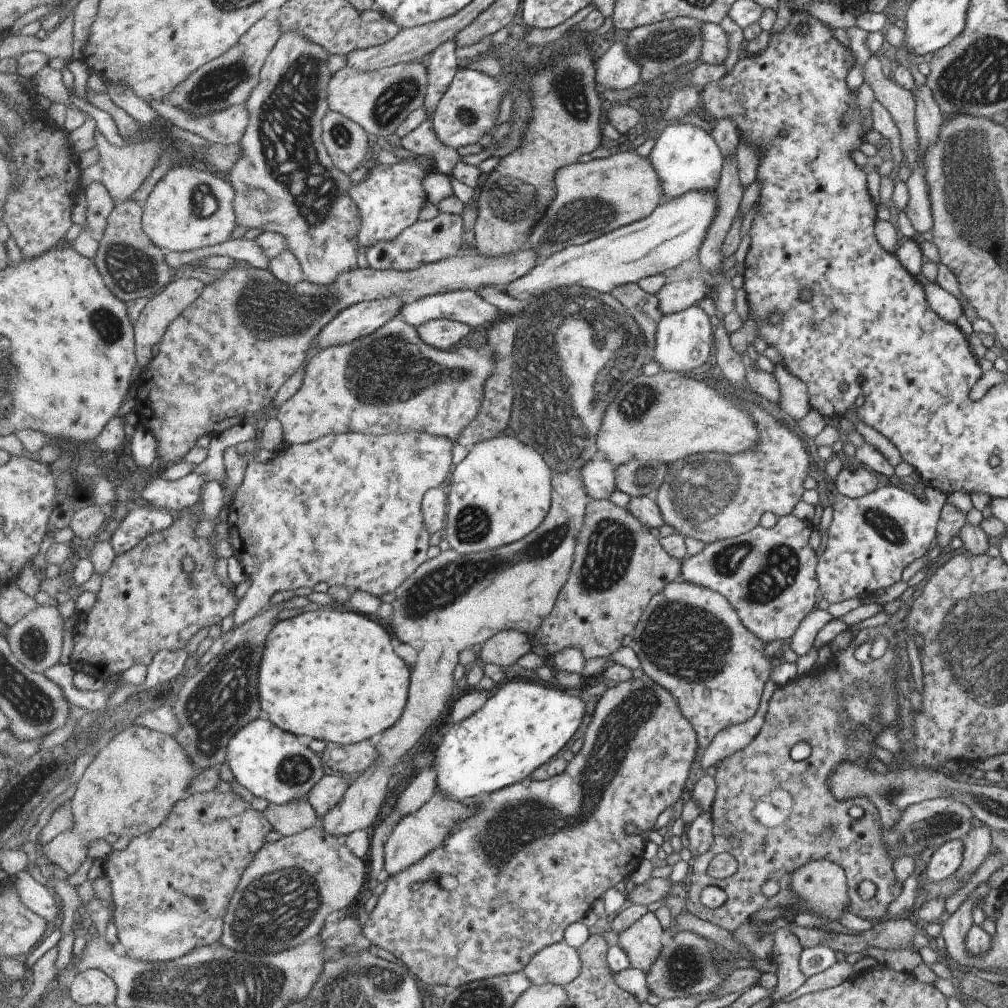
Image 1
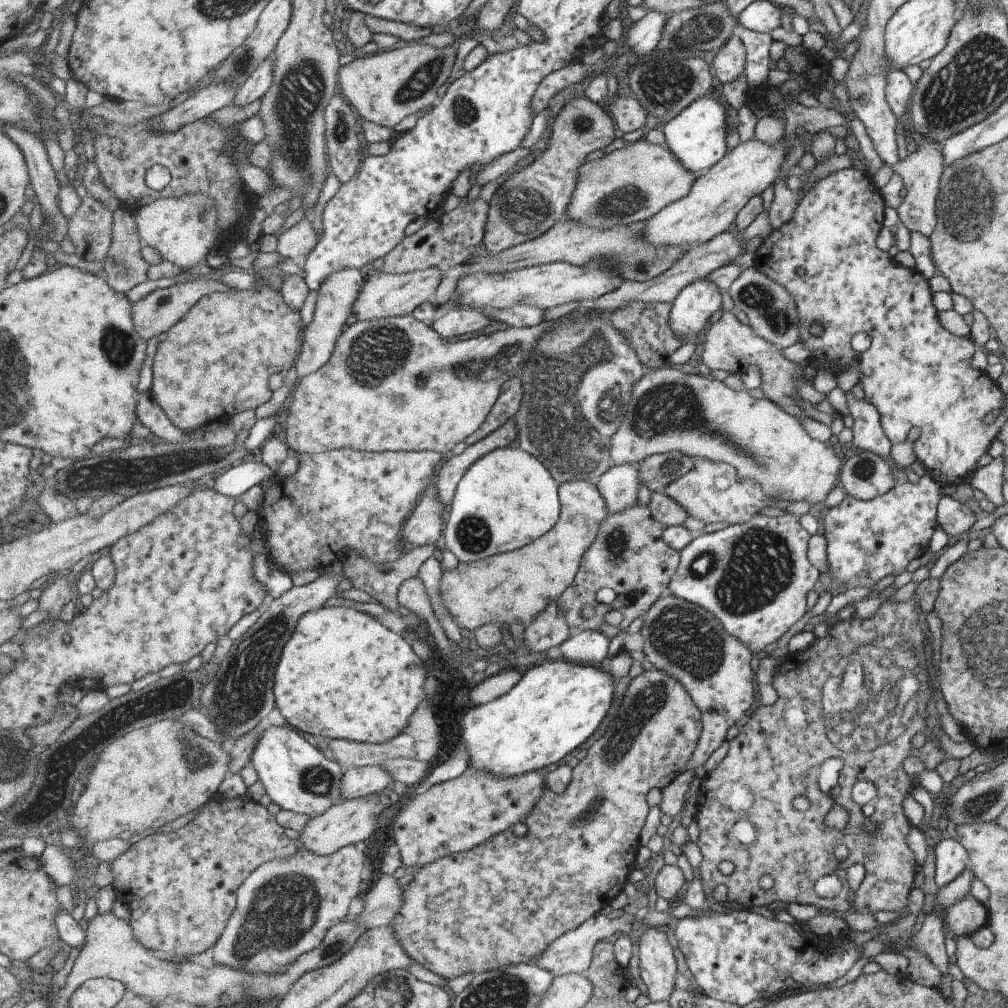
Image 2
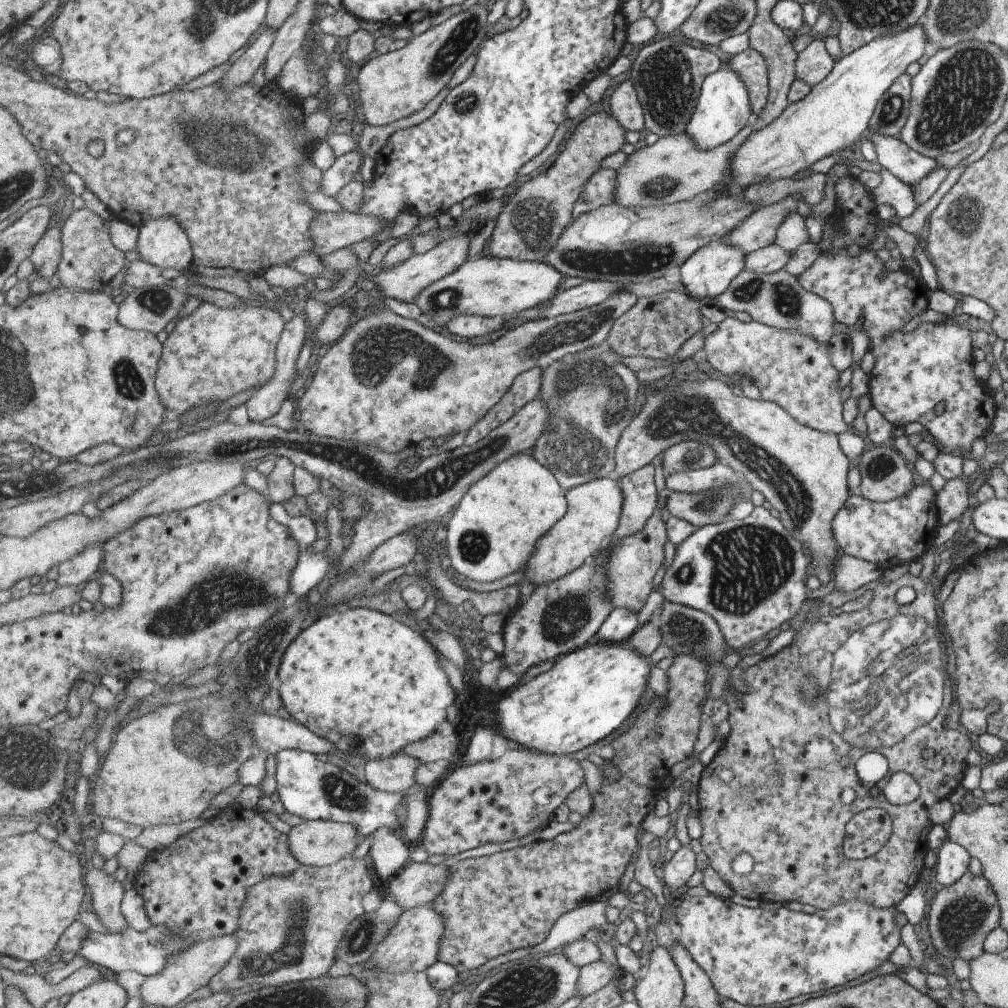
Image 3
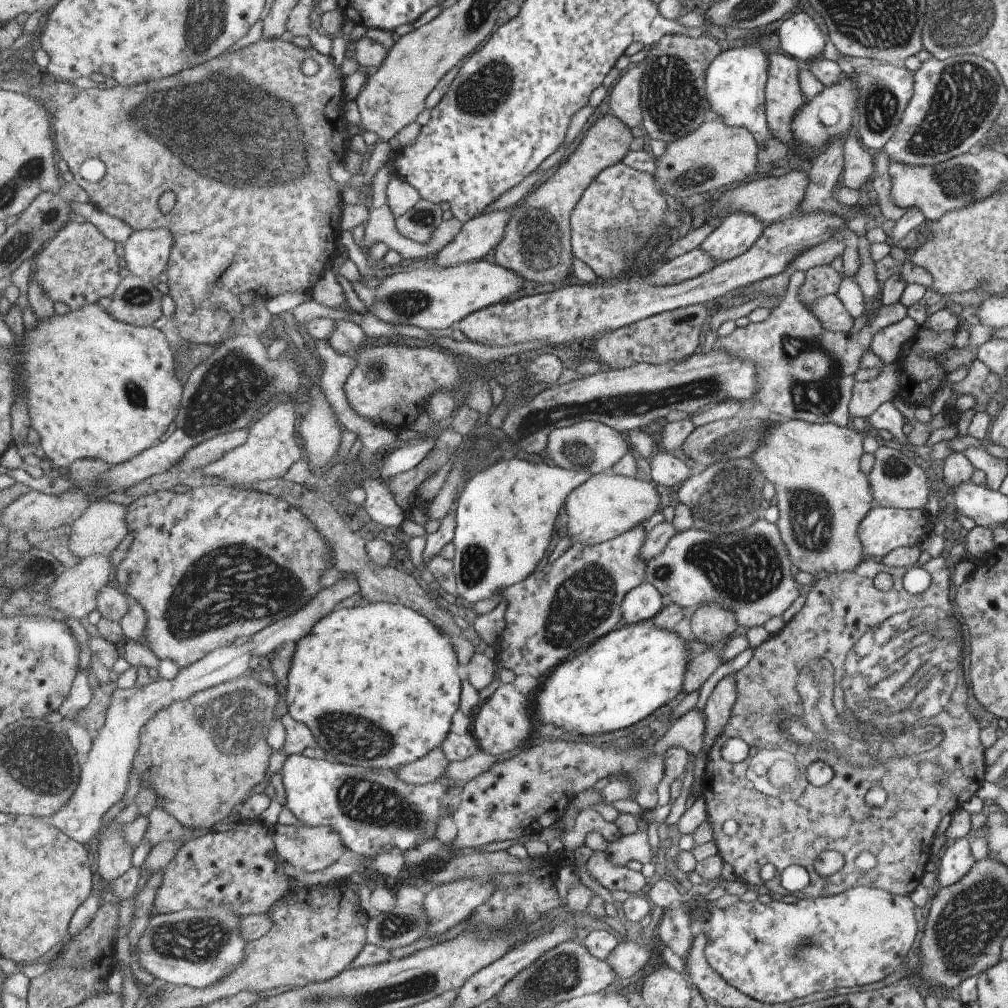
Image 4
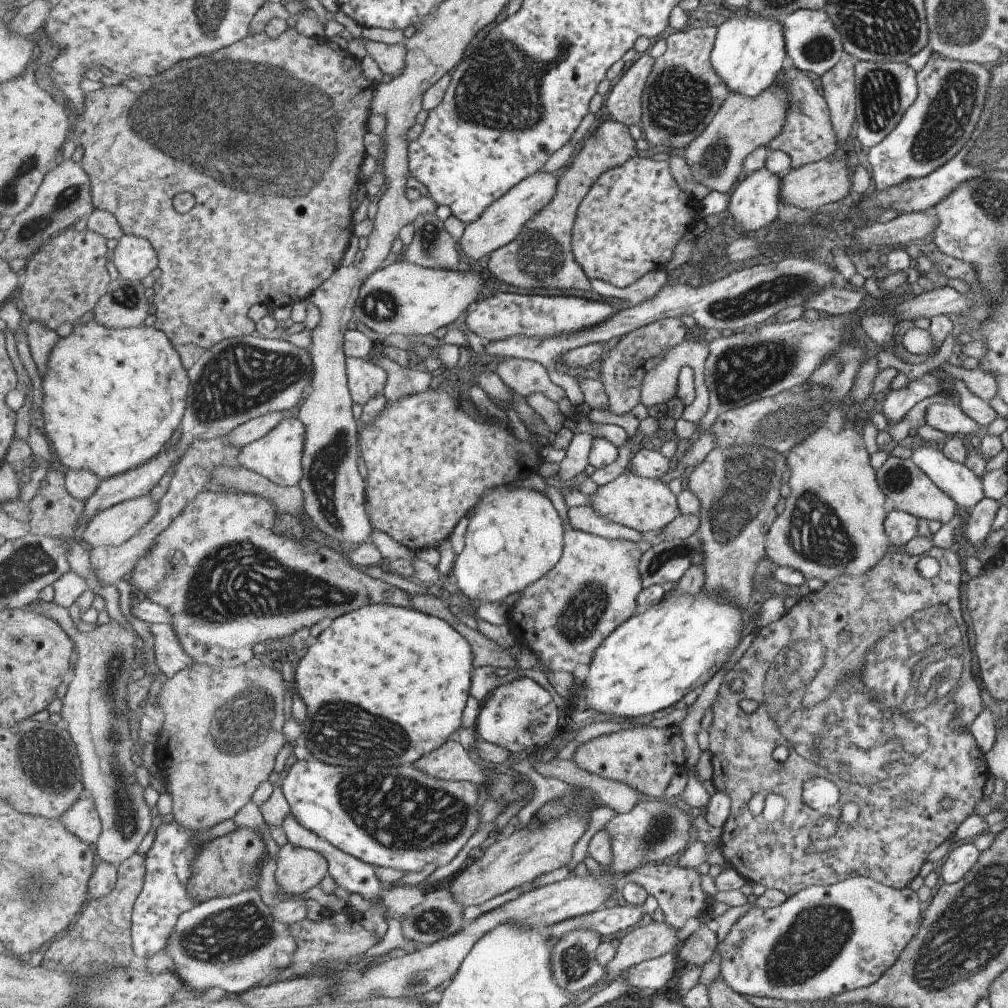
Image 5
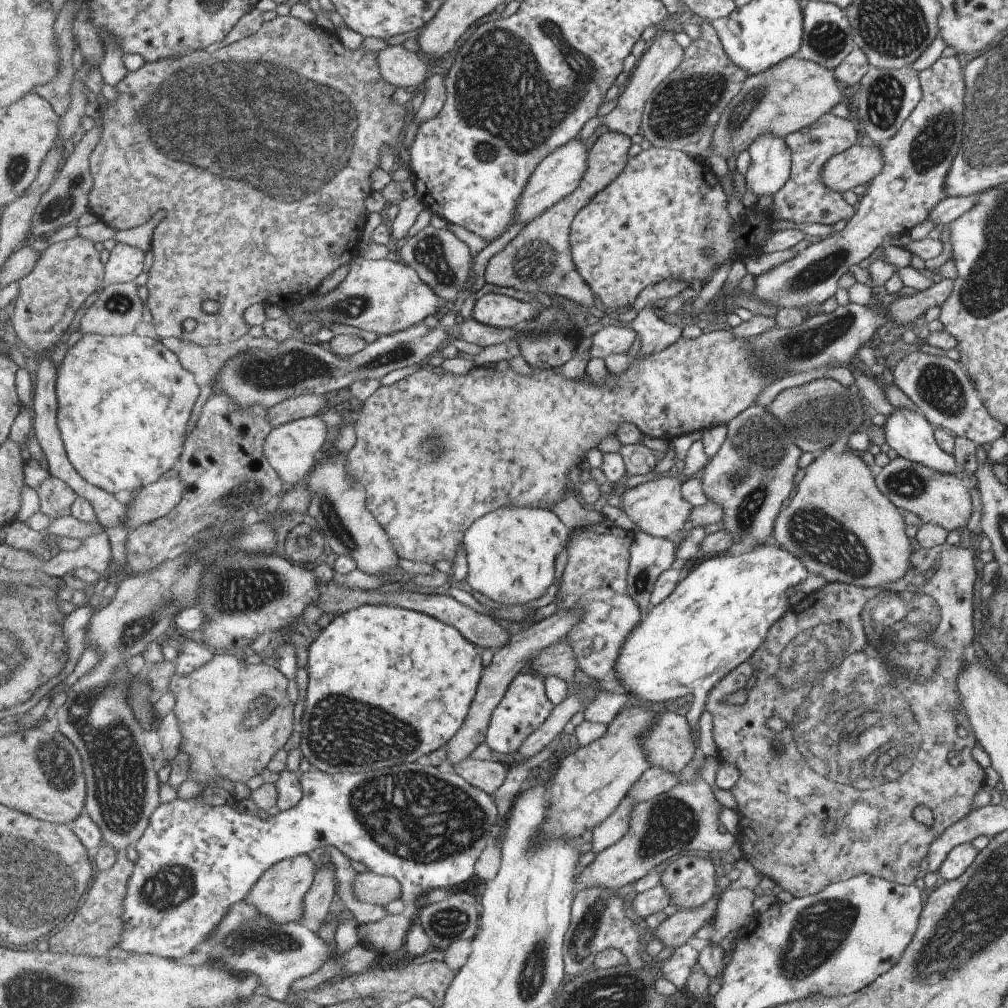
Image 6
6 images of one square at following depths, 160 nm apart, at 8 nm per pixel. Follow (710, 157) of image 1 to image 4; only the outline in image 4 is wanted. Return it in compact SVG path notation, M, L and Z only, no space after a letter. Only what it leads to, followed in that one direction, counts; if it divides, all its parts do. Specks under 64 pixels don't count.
M749 41L744 47L721 51L706 68L704 97L713 116L721 119L726 127L748 130L757 149L769 138L769 128L764 115L764 86L766 79L766 54L759 50L761 42Z

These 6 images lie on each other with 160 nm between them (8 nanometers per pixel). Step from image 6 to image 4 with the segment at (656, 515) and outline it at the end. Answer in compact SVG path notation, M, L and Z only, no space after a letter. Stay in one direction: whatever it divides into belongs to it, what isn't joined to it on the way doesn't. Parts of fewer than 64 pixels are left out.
M601 472L591 475L587 480L582 481L572 492L569 497L569 504L566 508L568 516L567 532L570 539L569 547L573 545L598 545L617 535L628 531L629 528L636 524L643 523L655 513L659 505L659 489L653 483L647 483L636 480L631 477L622 477L614 475L612 472Z

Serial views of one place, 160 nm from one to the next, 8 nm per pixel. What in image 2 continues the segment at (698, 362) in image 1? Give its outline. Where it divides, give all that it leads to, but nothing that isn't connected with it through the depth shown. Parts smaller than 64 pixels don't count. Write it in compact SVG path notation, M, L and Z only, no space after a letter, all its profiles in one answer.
M706 276L682 288L676 298L672 300L668 312L668 319L666 322L670 334L682 344L694 342L696 340L695 338L703 332L705 324L709 322L709 316L721 306L719 294L719 289L713 283L709 283L706 280Z

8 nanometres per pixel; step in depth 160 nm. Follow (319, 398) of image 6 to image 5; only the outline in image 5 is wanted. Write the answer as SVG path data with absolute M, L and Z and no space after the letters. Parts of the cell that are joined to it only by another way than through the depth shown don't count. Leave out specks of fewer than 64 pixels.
M271 413L270 415L250 420L249 422L238 426L235 430L232 430L228 435L226 435L226 442L235 449L241 449L245 445L263 438L283 419L284 417L281 416L281 414Z

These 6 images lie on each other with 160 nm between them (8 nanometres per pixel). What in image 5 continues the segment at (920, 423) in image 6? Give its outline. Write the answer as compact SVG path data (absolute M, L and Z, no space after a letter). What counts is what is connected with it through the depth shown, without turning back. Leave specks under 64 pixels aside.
M933 445L912 450L910 459L954 502L957 511L968 514L984 497L981 478L964 464L949 460Z

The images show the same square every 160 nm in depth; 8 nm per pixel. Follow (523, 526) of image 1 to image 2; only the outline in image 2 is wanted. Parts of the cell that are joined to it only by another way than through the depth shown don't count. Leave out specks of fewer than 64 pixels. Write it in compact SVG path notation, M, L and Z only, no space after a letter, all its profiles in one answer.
M519 445L492 450L469 467L457 487L444 530L446 549L459 561L470 563L526 547L557 524L562 509L559 495L557 479L534 454L523 450Z

